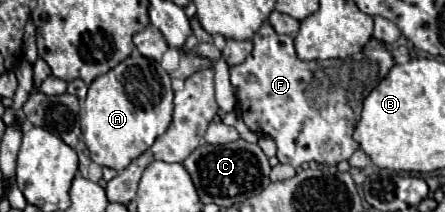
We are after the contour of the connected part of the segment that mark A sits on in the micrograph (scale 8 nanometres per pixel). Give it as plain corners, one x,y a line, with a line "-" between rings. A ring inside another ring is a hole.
135,49
125,61
121,61
117,67
113,67
105,75
97,77
89,85
85,102
79,111
78,123
82,141
85,141
91,159
97,165
105,165
115,171
123,171
133,159
137,159
137,155
141,155
143,151
147,151
153,145
155,137
159,137
167,131
167,127
171,123
171,113
173,113
173,89
171,89
169,75
159,67
159,63
153,63
153,61
141,57
141,53
137,53
137,49

